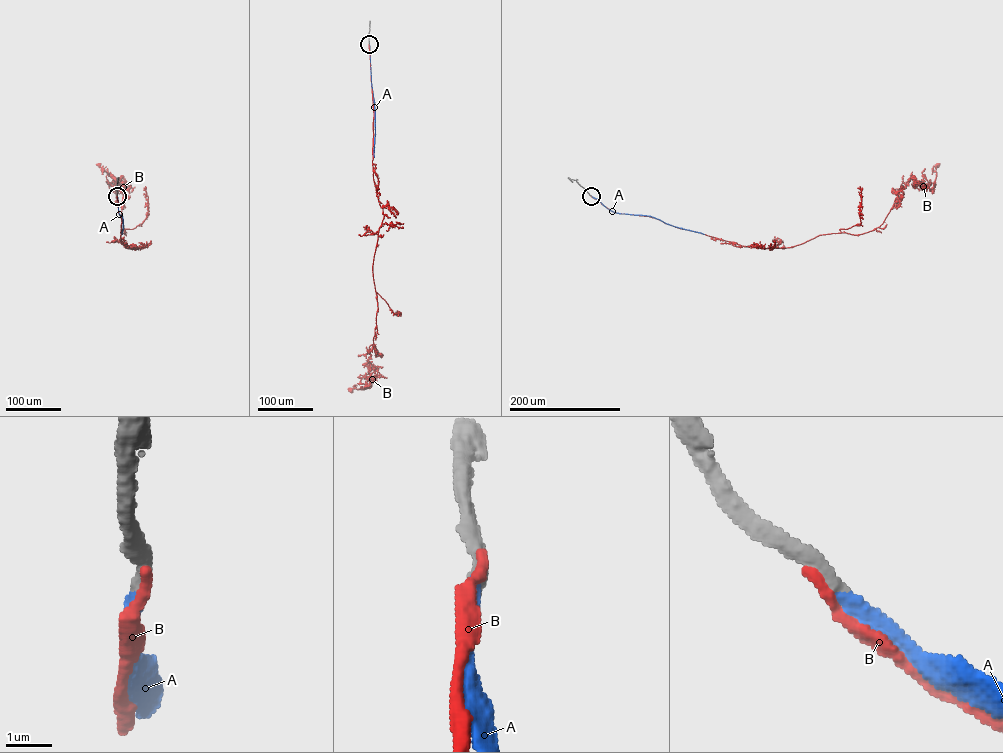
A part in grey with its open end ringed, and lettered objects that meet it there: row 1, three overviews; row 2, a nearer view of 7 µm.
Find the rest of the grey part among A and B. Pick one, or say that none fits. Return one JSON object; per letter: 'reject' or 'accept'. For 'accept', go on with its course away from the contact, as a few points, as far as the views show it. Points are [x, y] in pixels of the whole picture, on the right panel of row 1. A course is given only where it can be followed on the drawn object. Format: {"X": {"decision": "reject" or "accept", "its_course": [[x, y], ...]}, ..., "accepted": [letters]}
{"A": {"decision": "accept", "its_course": [[591, 196], [613, 212], [650, 216], [704, 234]]}, "B": {"decision": "reject"}, "accepted": ["A"]}

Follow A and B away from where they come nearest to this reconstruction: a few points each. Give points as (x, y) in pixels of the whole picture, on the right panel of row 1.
A: (591, 196), (613, 212), (650, 216), (704, 234)
B: (590, 195), (615, 212), (784, 248), (873, 230), (897, 198), (892, 188), (914, 175), (929, 190), (937, 164)

